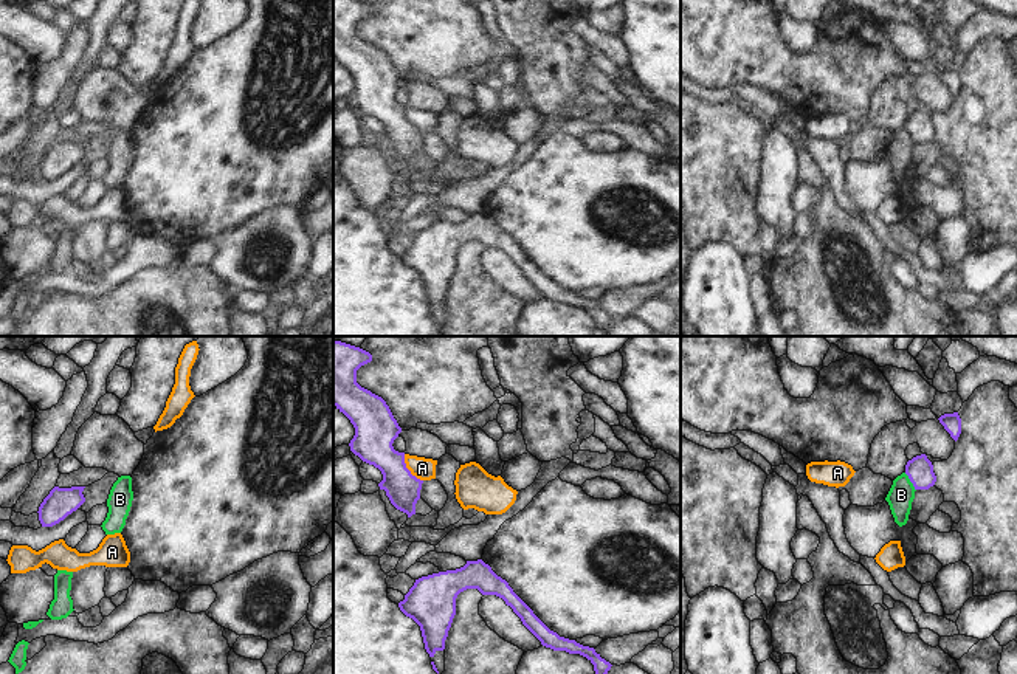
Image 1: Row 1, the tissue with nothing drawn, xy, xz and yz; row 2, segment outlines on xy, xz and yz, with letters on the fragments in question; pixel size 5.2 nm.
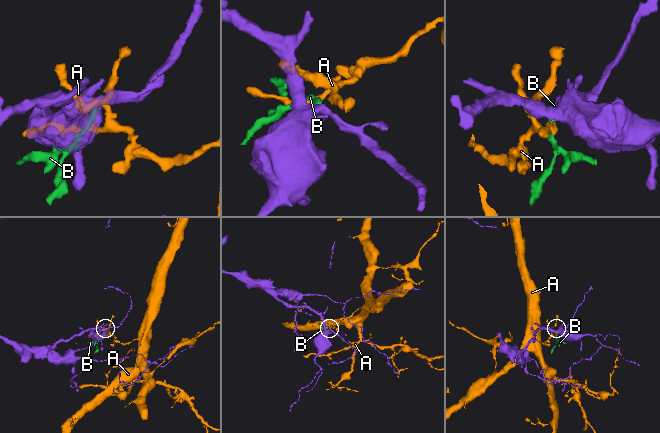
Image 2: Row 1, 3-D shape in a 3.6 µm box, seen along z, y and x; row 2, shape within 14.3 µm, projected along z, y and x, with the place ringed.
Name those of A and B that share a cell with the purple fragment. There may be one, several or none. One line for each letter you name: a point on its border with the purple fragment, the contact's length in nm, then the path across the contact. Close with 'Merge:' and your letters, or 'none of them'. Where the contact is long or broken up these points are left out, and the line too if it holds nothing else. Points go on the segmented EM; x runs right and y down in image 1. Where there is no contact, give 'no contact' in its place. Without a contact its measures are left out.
Merge: none of them

